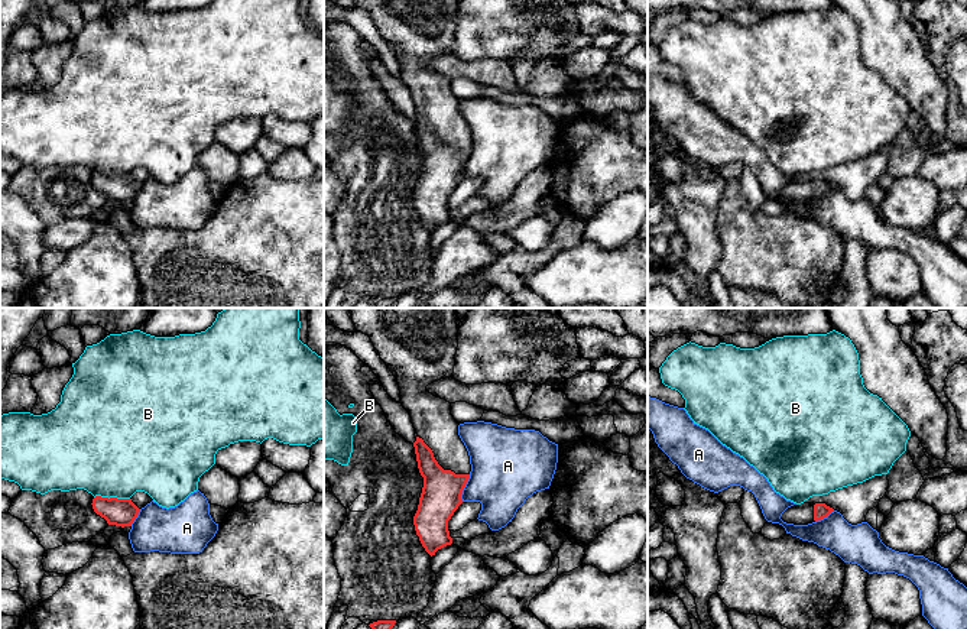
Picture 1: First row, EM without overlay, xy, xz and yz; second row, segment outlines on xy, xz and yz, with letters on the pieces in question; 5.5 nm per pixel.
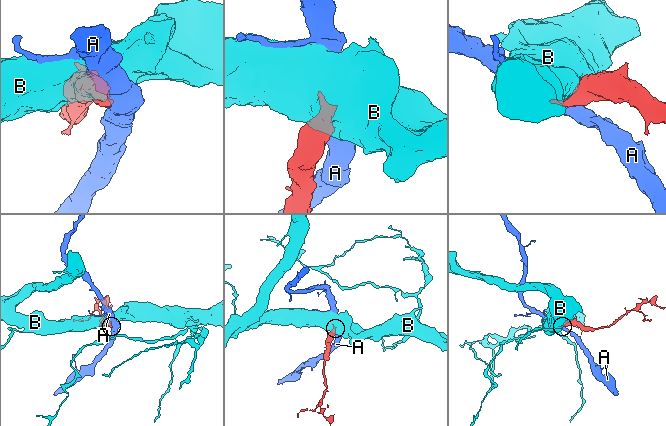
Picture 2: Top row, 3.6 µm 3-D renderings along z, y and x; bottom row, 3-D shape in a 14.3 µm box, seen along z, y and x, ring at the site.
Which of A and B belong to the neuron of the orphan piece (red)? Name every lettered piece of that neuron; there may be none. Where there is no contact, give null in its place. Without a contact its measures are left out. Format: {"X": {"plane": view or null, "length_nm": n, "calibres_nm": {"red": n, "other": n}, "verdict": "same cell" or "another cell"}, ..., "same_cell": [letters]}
{"A": {"plane": "xz", "length_nm": 160, "calibres_nm": {"red": 220, "other": 380}, "verdict": "another cell"}, "B": {"plane": "xy", "length_nm": 200, "calibres_nm": {"red": 160, "other": 500}, "verdict": "another cell"}, "same_cell": []}

